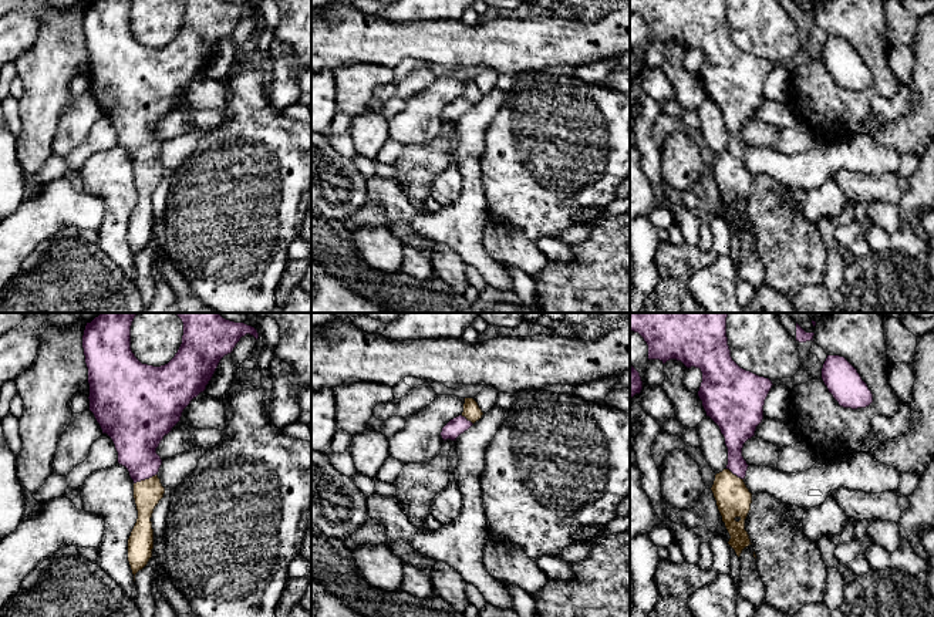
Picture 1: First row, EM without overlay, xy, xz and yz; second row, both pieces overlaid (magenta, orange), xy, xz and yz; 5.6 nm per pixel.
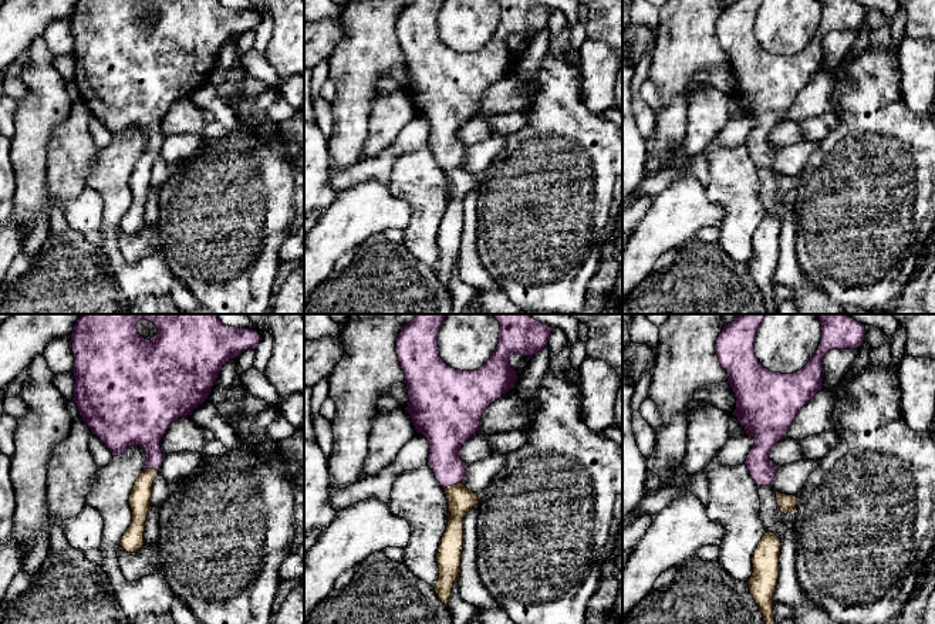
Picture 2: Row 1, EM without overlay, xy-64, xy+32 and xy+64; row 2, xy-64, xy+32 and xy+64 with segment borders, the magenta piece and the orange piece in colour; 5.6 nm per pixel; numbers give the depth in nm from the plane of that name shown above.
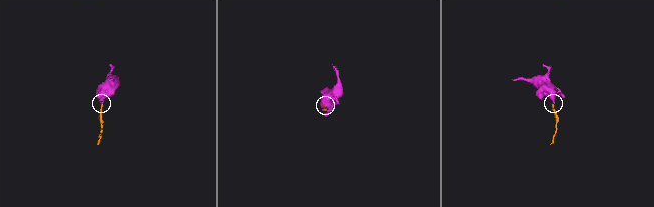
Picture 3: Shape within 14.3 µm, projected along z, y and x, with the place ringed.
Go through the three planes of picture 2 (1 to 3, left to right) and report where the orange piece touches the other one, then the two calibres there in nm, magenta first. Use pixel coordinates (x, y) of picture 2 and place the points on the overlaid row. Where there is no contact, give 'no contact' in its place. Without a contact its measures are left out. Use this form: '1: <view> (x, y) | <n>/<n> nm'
1: xy-64 (149, 468) | 240/130 nm
2: xy+32 (452, 485) | 180/150 nm
3: no contact

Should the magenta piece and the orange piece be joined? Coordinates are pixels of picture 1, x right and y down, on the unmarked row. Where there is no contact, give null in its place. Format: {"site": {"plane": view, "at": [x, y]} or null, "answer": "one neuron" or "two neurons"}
{"site": {"plane": "xy", "at": [145, 159]}, "answer": "one neuron"}

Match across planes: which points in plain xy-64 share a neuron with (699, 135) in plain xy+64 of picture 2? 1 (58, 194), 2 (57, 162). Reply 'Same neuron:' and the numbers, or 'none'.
Same neuron: 1, 2

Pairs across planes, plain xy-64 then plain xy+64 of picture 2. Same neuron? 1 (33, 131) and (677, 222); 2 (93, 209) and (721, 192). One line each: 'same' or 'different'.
1: different
2: different

